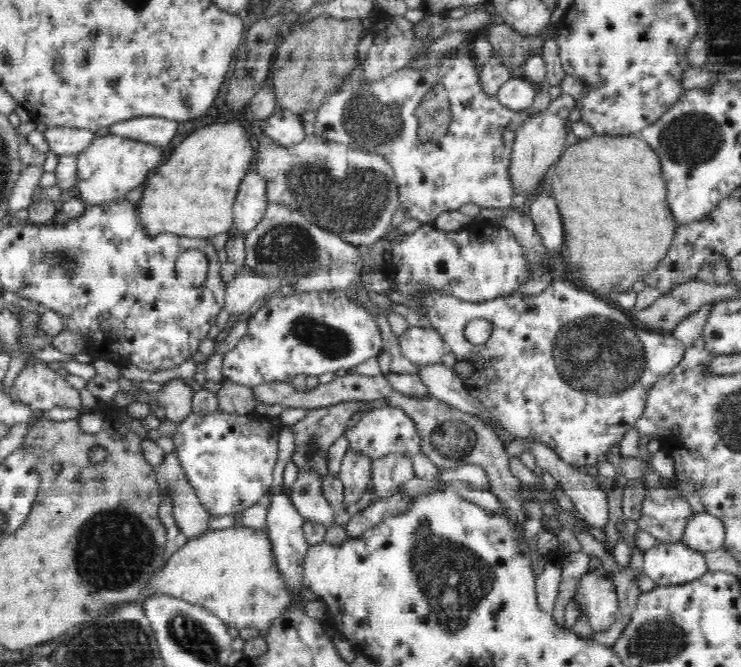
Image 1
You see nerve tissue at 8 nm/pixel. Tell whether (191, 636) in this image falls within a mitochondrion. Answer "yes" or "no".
yes

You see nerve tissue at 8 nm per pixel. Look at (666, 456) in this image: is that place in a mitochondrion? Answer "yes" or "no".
no

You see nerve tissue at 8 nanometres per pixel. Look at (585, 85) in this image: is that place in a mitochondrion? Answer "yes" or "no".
no

